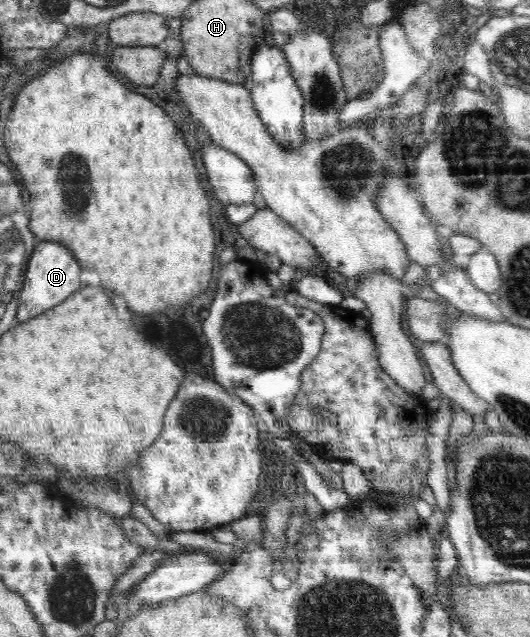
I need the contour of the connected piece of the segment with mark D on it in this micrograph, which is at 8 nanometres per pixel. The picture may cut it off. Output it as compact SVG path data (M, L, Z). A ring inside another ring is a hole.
M62 240L40 241L29 257L24 283L18 292L17 323L34 319L34 317L42 315L44 311L56 307L56 304L62 303L64 299L68 299L73 291L80 289L80 275L82 275L82 267Z

